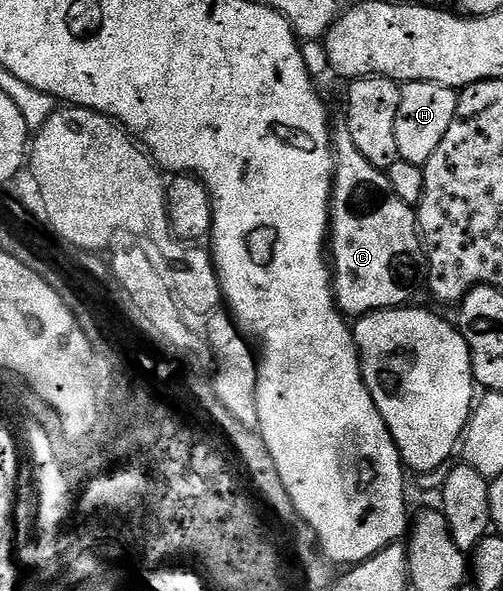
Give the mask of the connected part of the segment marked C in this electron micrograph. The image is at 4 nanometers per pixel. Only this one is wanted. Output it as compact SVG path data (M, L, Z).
M340 122L340 125L335 125L334 131L332 133L332 147L334 149L334 155L336 157L336 175L332 178L332 206L330 209L330 267L332 270L332 293L336 296L336 306L340 309L341 312L344 313L345 317L348 318L369 316L371 312L381 312L382 310L386 310L387 308L403 308L409 303L409 301L411 301L408 299L410 299L411 296L419 290L419 288L422 288L422 285L426 280L426 273L428 271L428 259L426 259L426 257L424 256L424 241L420 238L420 225L416 222L416 208L411 204L402 202L402 198L398 198L398 194L394 194L392 192L392 187L390 186L390 182L388 181L387 171L375 168L374 166L370 166L370 162L366 162L365 156L362 155L362 150L358 150L358 146L354 146L354 138L350 138L350 130L348 129L347 123Z

